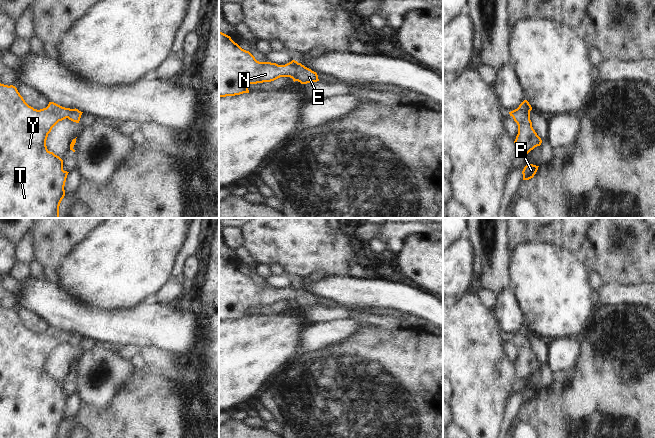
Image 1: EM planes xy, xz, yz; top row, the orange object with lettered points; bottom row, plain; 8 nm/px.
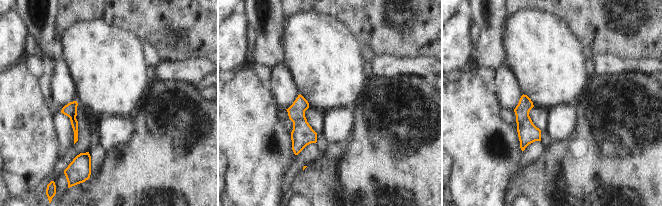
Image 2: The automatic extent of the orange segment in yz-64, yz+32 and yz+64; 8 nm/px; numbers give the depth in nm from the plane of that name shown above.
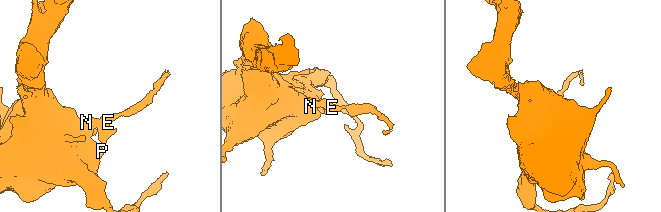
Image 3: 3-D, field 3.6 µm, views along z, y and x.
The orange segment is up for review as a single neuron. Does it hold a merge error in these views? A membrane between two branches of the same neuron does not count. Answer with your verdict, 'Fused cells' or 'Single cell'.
Single cell

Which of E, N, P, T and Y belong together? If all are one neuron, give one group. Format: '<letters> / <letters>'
E N P T Y

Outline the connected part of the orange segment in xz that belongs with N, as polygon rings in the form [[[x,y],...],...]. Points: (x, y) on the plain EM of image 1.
[[[219,255],[219,321],[249,317],[248,310],[290,301],[301,308],[319,305],[316,296],[295,284],[278,289],[259,286],[230,260]]]

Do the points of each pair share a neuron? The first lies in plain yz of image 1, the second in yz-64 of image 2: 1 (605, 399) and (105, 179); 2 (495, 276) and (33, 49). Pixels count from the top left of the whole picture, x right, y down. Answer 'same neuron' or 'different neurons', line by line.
1: same neuron
2: different neurons

